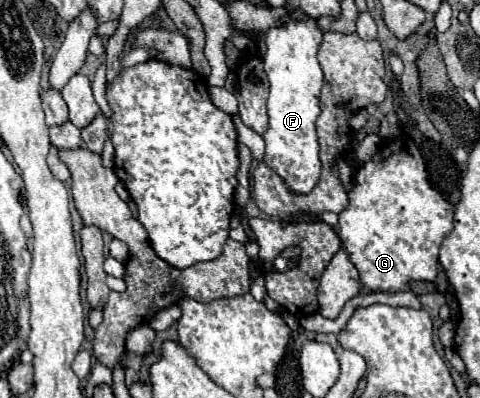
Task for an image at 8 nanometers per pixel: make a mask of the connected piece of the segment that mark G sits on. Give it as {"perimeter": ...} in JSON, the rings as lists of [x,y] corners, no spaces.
{"perimeter":[[[391,140],[357,170],[357,184],[349,192],[349,206],[339,214],[339,236],[343,248],[359,268],[361,286],[371,292],[409,290],[411,280],[435,280],[437,258],[443,236],[453,228],[453,206],[429,184],[421,152],[411,140]]]}

